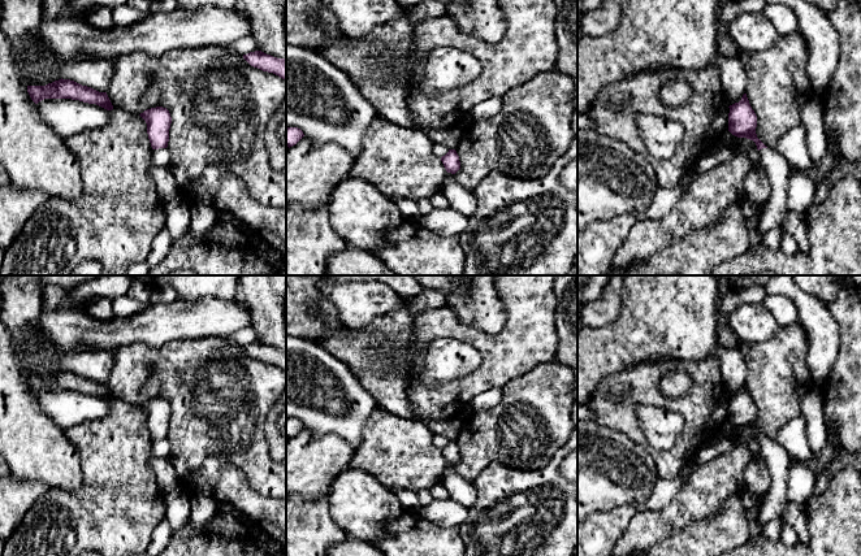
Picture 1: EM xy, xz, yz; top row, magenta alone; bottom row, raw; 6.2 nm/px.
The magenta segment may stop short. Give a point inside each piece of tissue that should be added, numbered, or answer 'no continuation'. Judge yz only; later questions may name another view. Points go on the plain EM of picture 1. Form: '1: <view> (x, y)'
1: yz (775, 456)

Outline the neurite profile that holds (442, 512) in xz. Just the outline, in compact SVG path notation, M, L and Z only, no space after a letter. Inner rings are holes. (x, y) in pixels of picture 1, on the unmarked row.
M433 499L430 504L419 507L417 513L440 527L458 527L468 516L468 508L451 499Z

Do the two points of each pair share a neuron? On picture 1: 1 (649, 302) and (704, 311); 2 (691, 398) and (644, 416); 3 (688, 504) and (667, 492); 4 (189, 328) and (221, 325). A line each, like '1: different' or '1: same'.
1: same
2: different
3: different
4: same

